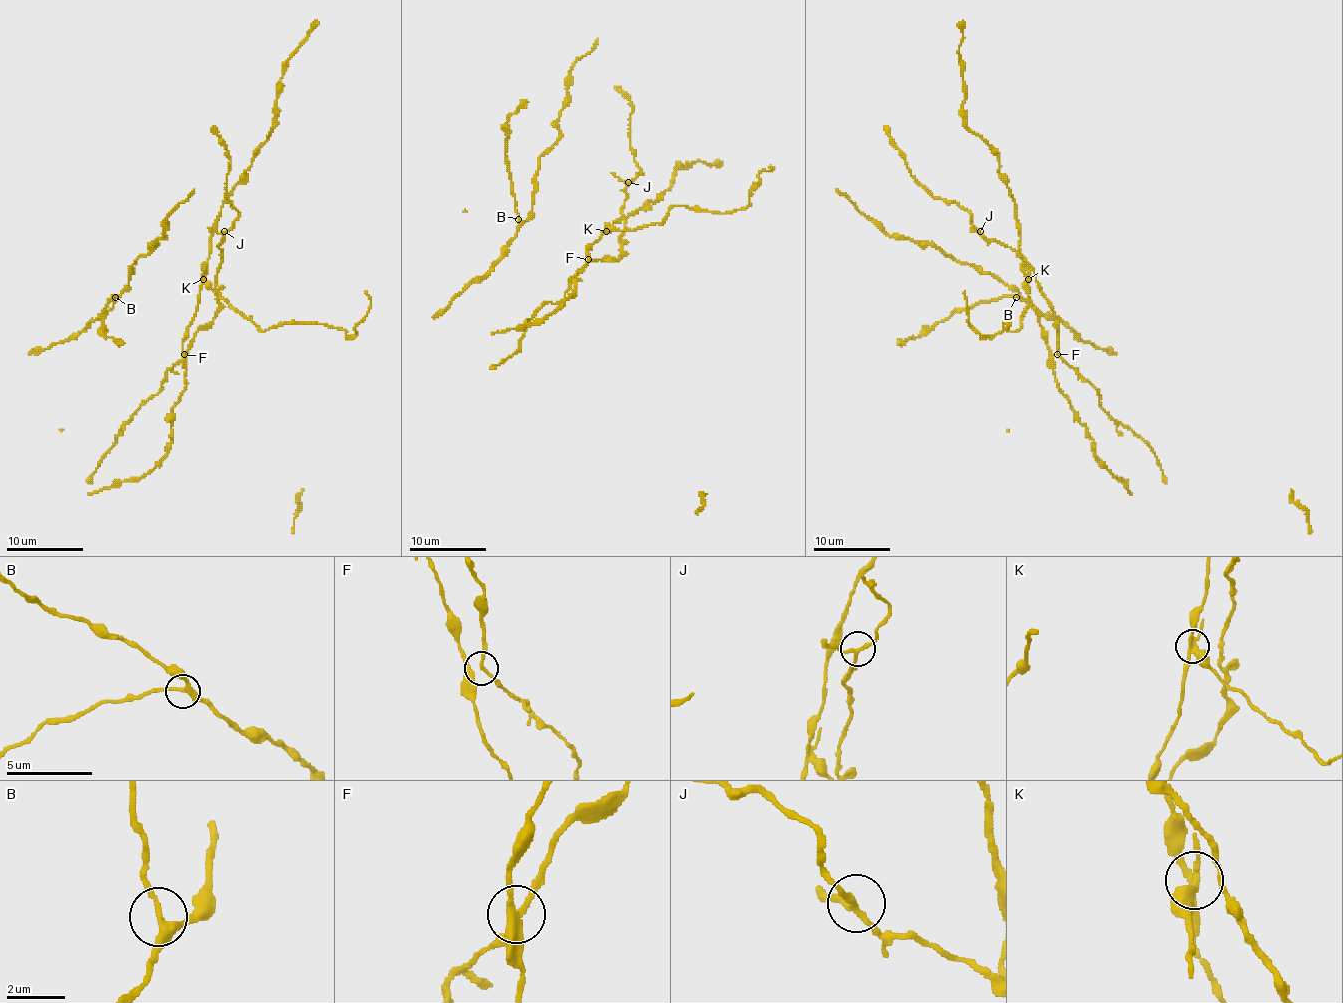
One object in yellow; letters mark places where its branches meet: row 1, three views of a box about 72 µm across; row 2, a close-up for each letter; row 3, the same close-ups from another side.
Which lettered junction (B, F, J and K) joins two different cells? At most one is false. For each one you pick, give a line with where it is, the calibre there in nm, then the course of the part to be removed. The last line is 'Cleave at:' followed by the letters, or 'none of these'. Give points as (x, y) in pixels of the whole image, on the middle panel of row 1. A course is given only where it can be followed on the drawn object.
K: at (606, 231); 280 nm thick; foreign part runs (607, 230), (636, 230), (664, 219), (674, 205), (730, 213), (745, 207), (762, 171), (774, 169), (768, 167)
Cleave at: K

